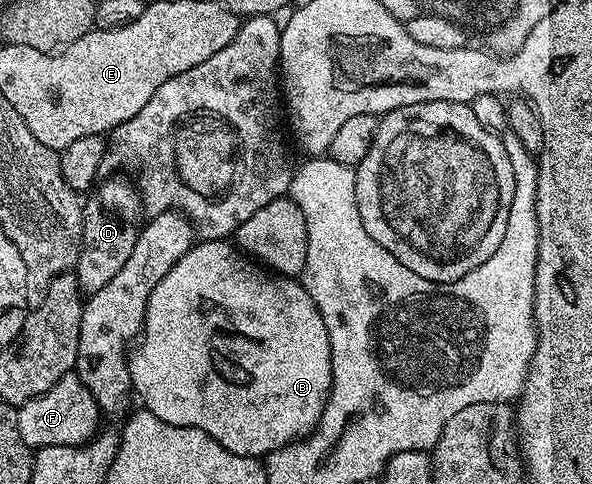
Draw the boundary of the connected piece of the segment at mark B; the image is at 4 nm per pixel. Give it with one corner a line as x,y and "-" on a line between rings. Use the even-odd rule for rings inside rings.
203,239
192,244
188,253
181,255
181,259
177,259
169,275
165,275
165,279
161,279
161,283
153,287
145,311
143,332
129,353
129,375
132,390
137,397
139,393
140,399
143,400
140,401
142,408
149,410
157,419
165,423
173,423
177,427
197,427
213,439
217,439
217,443
221,443
225,451
233,451
233,455
263,459
268,453
283,449
286,445
315,432
323,409
327,406
327,398
331,395
329,331
325,327
325,319
321,319
321,311
317,311
317,303
313,303
313,299
307,294
306,284
300,283
294,277
282,276
256,263
246,253
236,248
230,240

